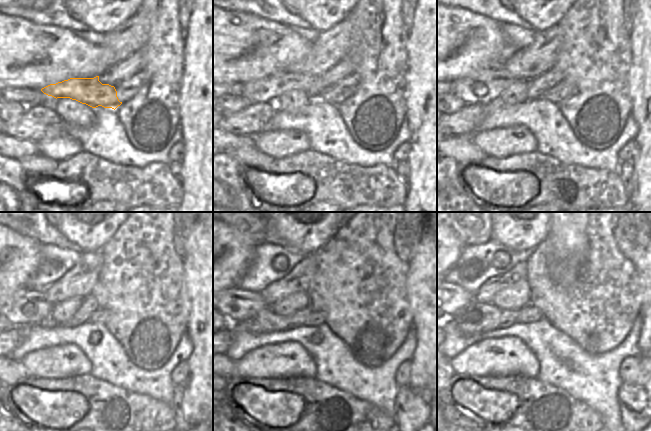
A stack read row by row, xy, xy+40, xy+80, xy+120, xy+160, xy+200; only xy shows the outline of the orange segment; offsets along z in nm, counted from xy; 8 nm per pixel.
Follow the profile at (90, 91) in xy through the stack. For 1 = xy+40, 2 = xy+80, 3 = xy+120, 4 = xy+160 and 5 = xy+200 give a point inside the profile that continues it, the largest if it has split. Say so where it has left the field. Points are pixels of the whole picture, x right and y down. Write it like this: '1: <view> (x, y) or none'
1: xy+40 (259, 91)
2: xy+80 (487, 87)
3: xy+120 (25, 307)
4: xy+160 (237, 305)
5: xy+200 (457, 297)

